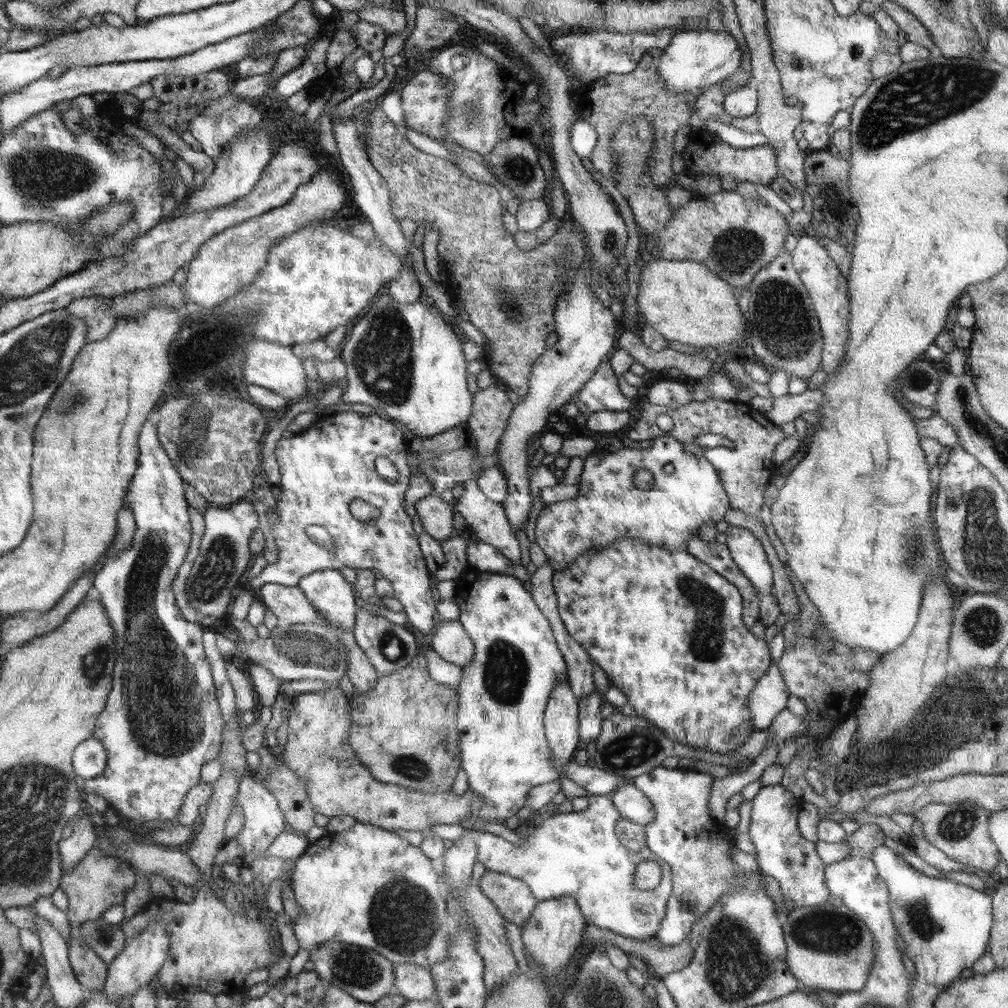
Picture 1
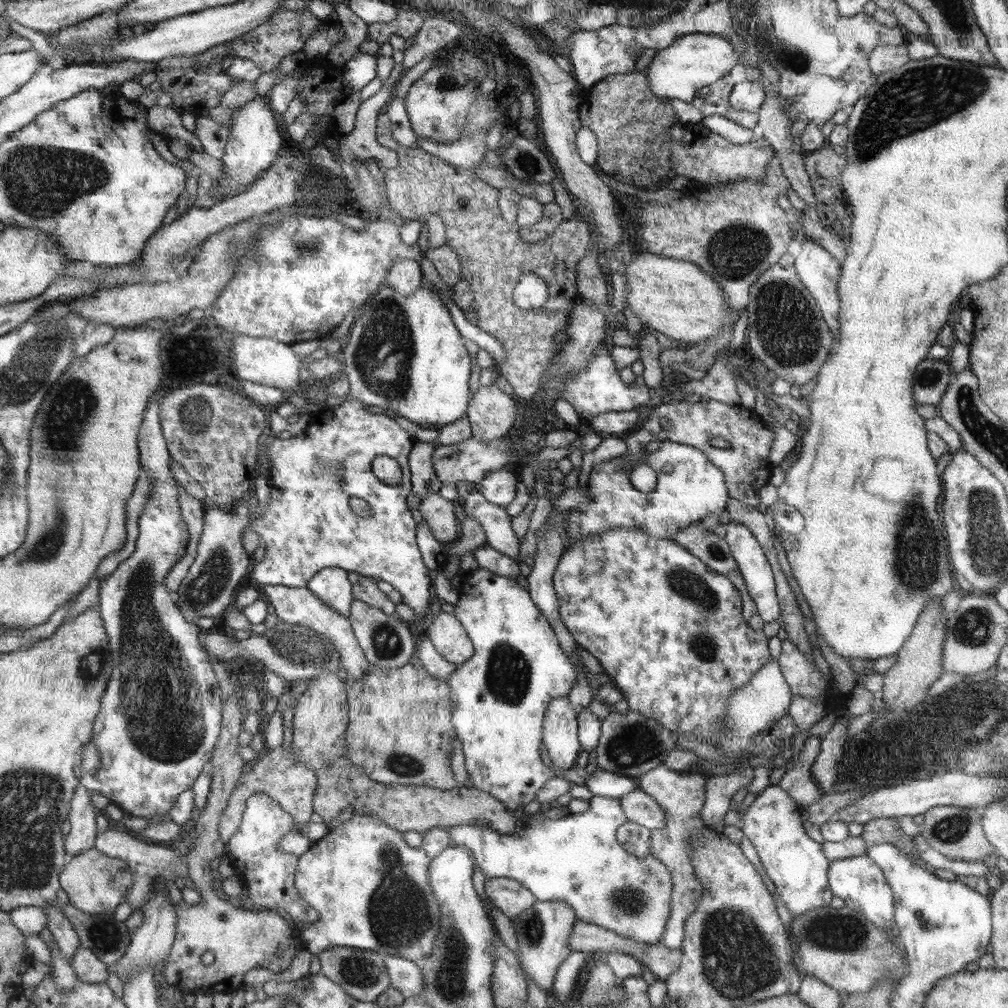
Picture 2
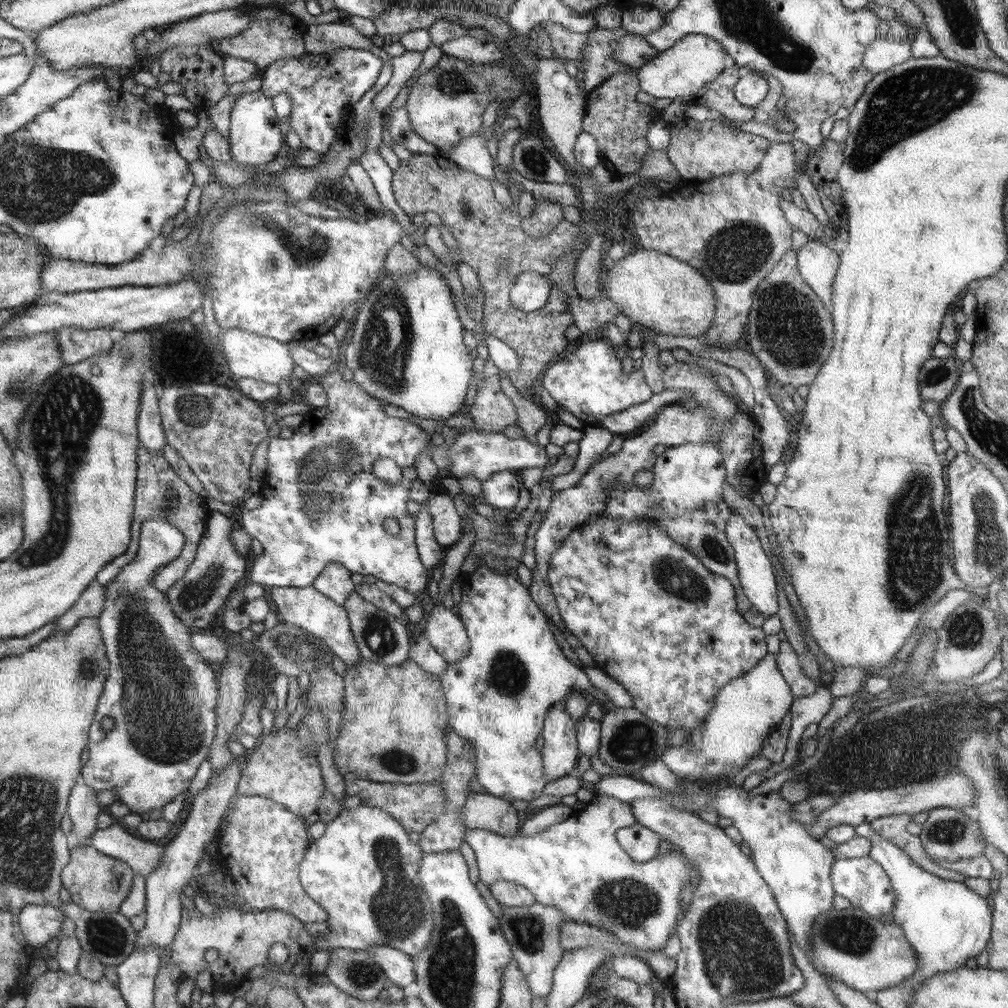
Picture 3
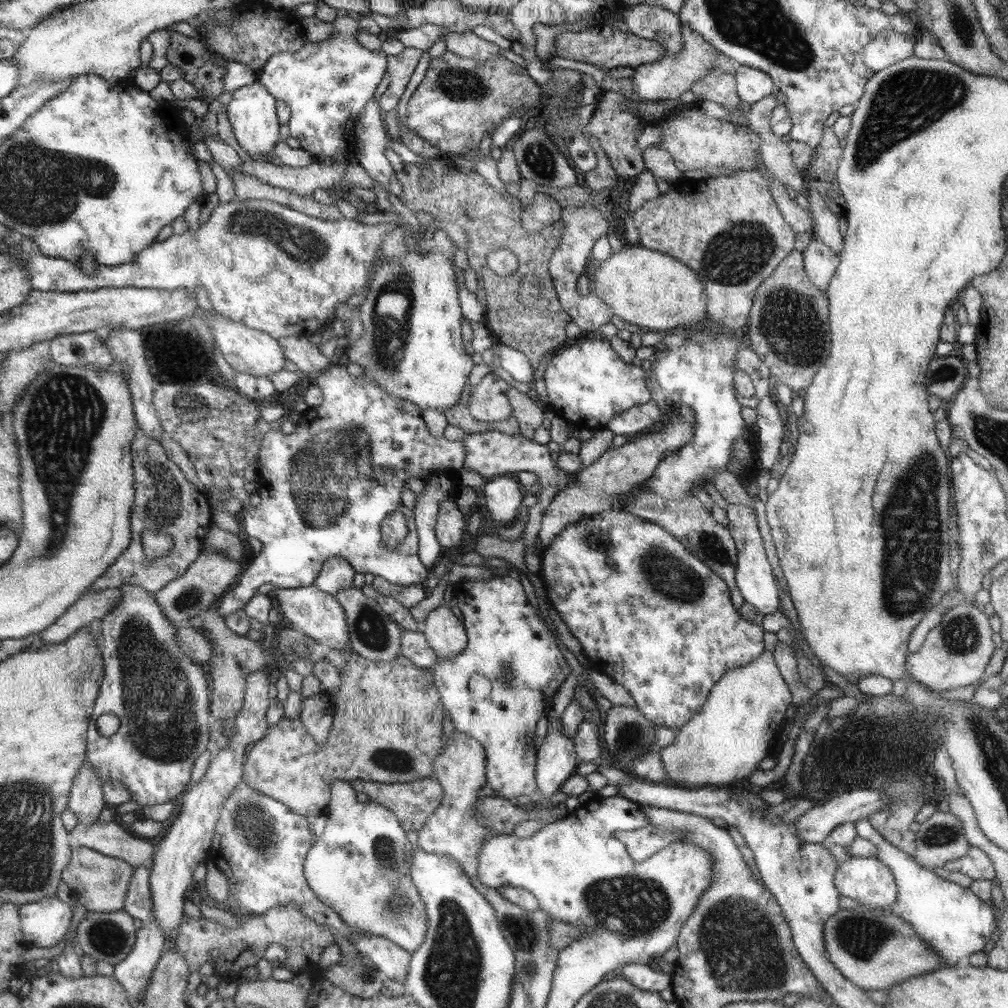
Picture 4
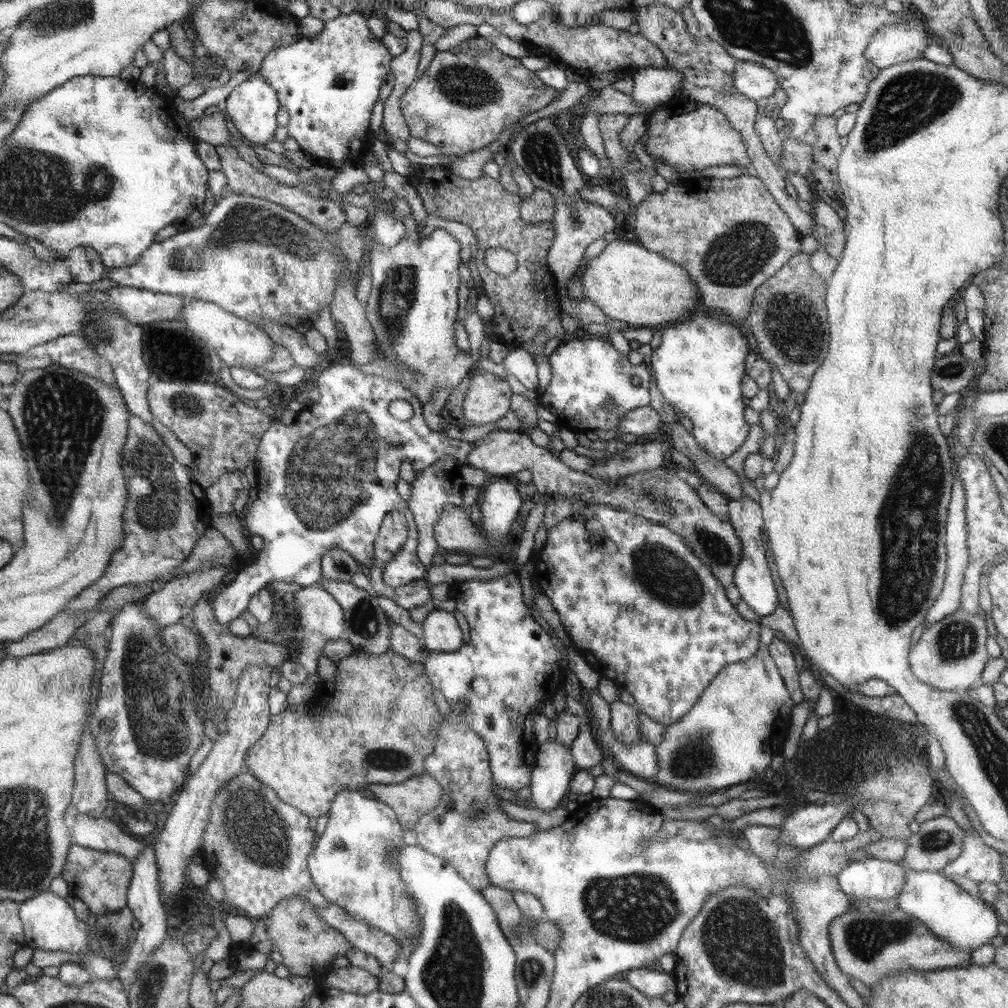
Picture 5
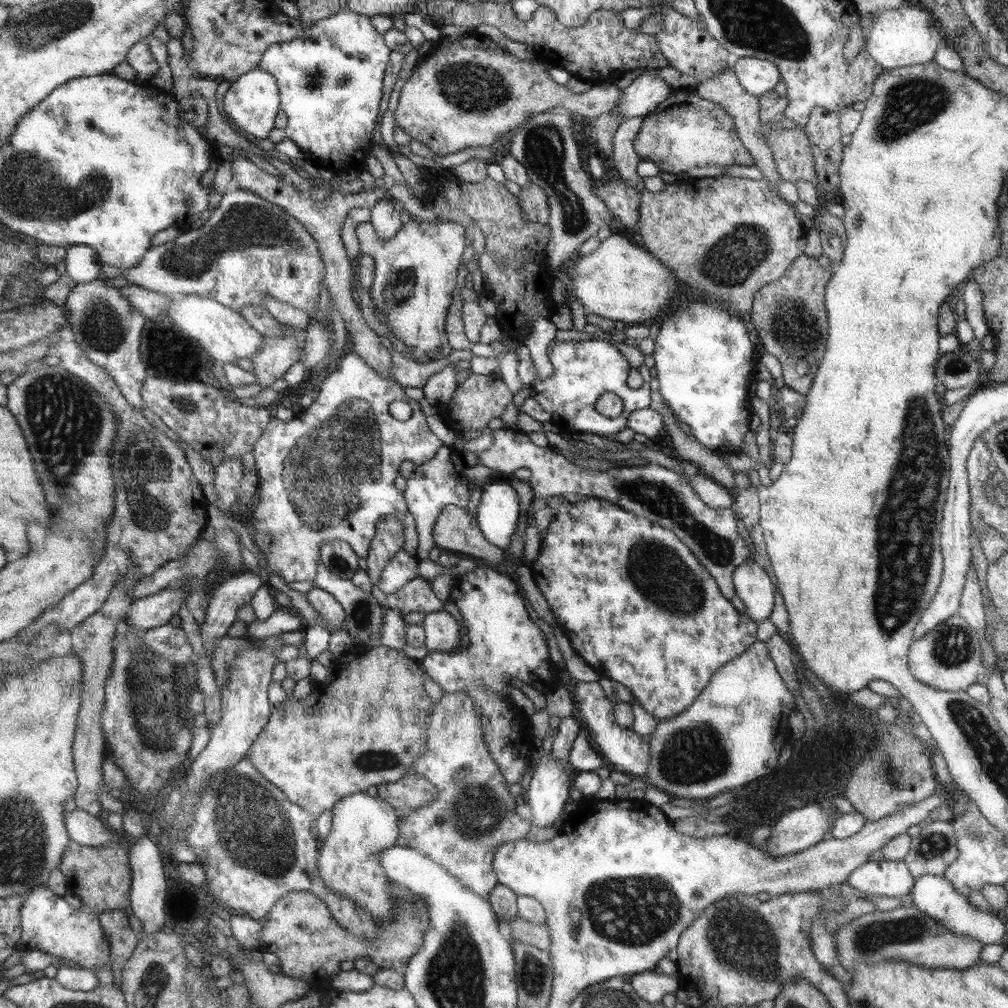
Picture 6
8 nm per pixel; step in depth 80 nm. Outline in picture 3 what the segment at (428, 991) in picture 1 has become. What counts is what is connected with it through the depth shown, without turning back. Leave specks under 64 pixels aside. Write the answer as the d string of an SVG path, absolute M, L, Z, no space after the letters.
M374 946L368 949L392 985L402 989L415 981L414 958L390 946Z

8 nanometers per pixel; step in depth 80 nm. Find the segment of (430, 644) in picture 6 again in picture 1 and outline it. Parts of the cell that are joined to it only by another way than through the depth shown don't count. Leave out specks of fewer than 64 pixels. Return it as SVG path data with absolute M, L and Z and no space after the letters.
M442 620L433 632L431 648L444 660L466 667L475 658L475 643L459 620Z

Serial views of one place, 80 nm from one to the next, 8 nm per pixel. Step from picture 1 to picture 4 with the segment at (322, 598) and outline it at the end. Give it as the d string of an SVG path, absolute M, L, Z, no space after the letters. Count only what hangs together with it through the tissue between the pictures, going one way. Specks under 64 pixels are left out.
M332 557L324 561L323 570L320 572L318 580L314 581L314 585L335 598L341 587L353 586L355 574L354 568L344 558Z

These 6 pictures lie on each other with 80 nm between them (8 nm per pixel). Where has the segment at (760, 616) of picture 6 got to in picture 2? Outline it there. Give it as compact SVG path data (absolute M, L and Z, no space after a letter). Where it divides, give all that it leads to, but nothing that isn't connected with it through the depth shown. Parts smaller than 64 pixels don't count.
M730 521L726 528L726 542L729 544L731 553L740 569L740 574L746 583L746 590L752 601L755 603L758 616L762 617L764 622L778 620L781 615L781 609L775 592L775 578L770 563L768 562L765 550L760 546L756 536L744 525Z

